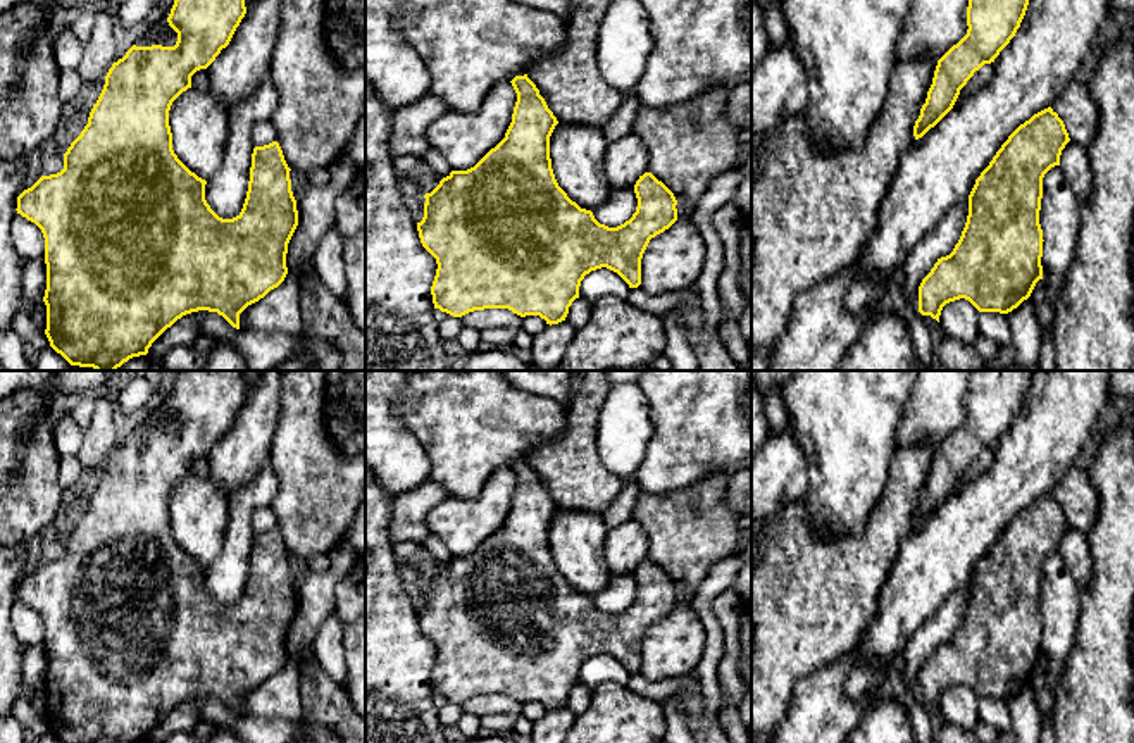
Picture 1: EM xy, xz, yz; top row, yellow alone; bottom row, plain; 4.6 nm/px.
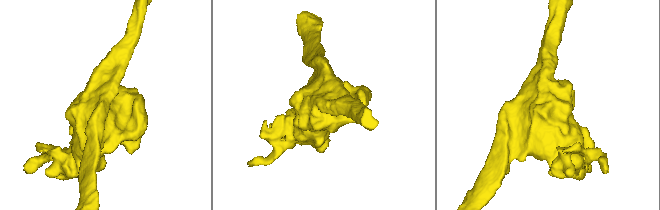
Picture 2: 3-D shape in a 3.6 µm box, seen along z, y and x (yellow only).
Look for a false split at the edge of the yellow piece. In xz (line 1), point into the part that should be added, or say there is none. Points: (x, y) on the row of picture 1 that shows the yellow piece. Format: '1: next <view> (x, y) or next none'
1: next none

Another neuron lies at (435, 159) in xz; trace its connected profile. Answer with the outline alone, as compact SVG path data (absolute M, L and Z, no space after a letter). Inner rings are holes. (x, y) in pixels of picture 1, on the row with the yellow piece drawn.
M434 148L427 150L422 155L422 162L427 164L441 179L450 176L452 172L450 164L446 162L439 150Z

